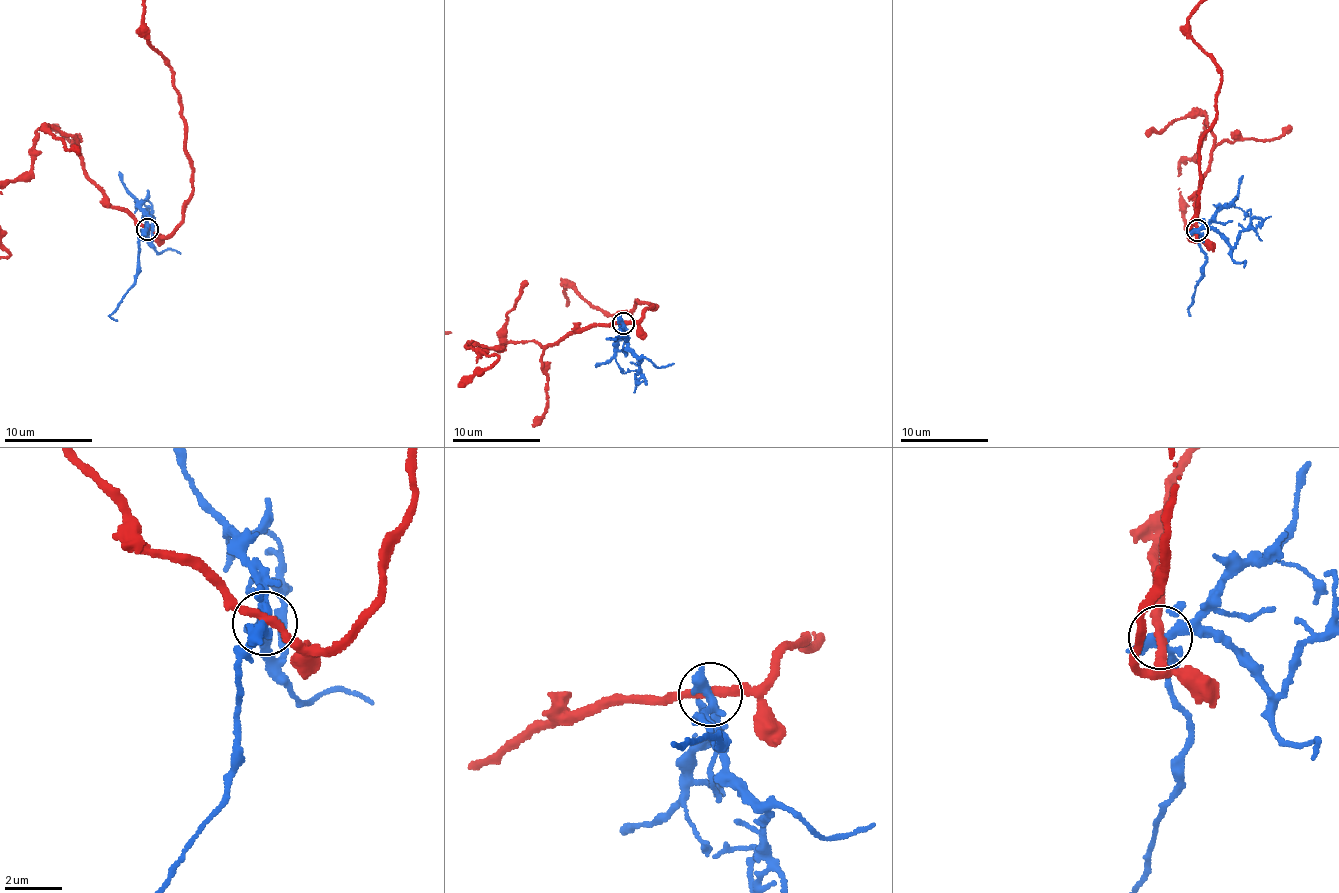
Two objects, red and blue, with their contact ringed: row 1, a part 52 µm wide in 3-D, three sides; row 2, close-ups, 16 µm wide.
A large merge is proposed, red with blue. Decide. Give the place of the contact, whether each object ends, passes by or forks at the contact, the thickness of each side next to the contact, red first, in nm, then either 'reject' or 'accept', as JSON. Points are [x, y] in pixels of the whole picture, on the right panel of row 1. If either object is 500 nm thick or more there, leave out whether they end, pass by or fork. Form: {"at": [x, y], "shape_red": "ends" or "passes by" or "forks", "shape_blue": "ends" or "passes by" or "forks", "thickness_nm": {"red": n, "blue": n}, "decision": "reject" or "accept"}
{"at": [1197, 230], "shape_red": "passes by", "shape_blue": "forks", "thickness_nm": {"red": 280, "blue": 320}, "decision": "reject"}

